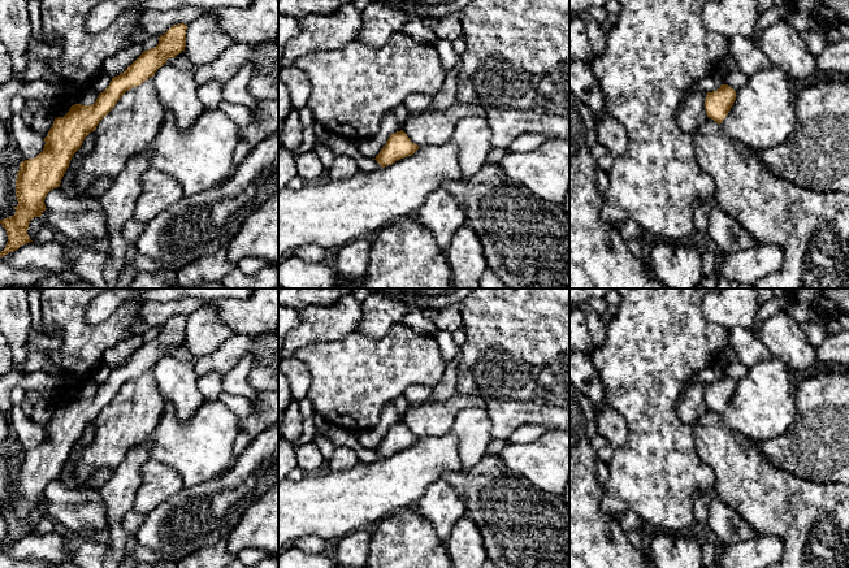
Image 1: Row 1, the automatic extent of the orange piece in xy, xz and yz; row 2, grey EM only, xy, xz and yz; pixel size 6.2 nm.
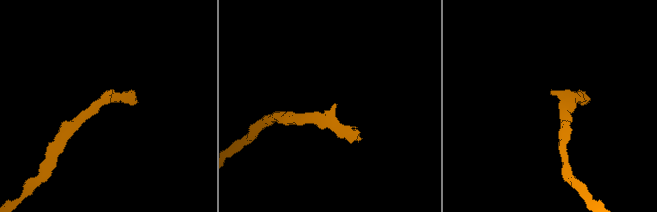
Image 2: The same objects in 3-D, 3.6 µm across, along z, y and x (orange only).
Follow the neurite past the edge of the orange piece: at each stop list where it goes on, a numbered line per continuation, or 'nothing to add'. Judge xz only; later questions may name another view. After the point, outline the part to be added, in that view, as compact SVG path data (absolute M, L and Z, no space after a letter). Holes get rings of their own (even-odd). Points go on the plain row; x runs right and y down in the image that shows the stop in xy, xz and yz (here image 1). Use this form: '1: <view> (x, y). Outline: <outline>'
nothing to add

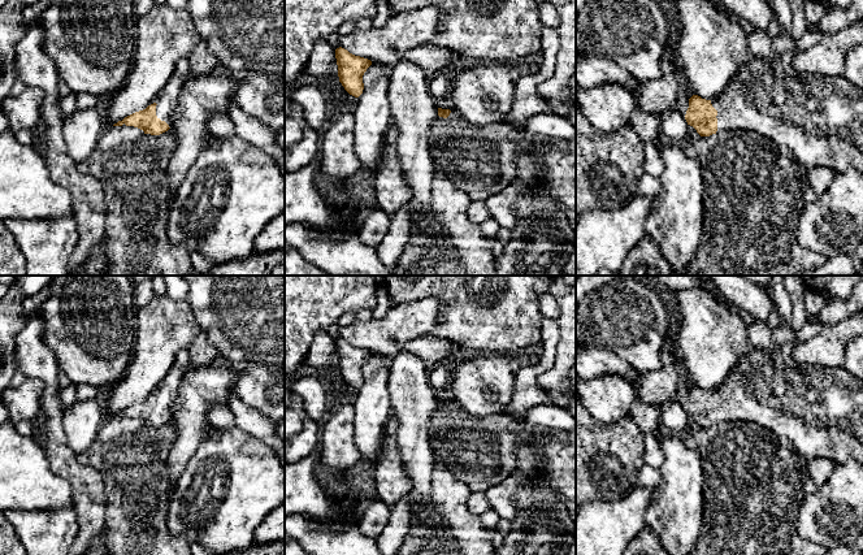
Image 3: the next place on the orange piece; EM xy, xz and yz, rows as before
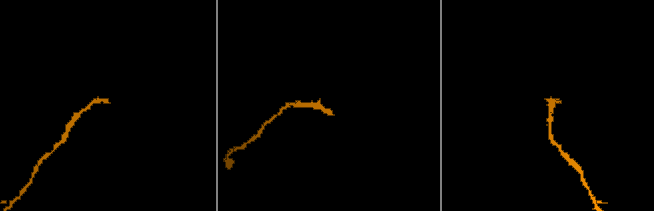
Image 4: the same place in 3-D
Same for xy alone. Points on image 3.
1: xy (167, 391). Outline: M173 365L168 374L161 380L161 382L156 386L156 389L148 395L156 394L156 407L161 412L165 412L169 419L172 420L172 408L175 406L178 400L178 389L179 385L185 377L185 374L192 369L192 367L188 367L188 369L185 372L181 368Z

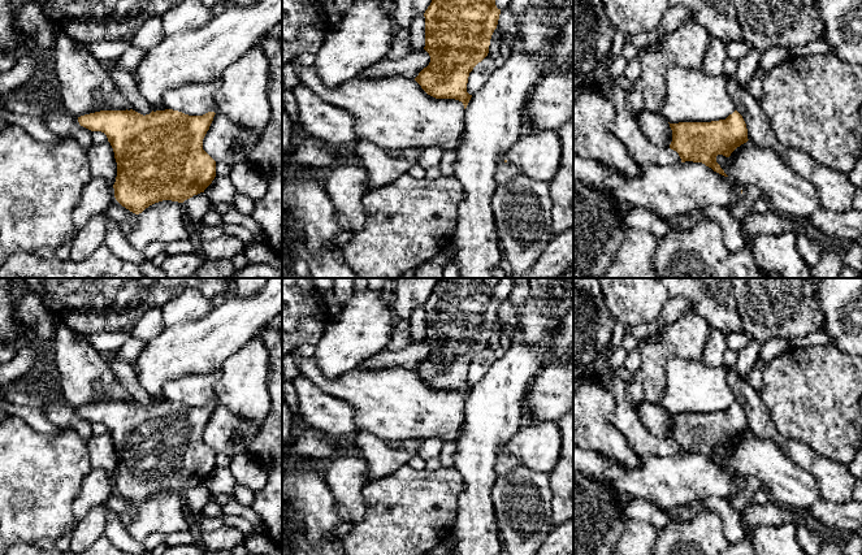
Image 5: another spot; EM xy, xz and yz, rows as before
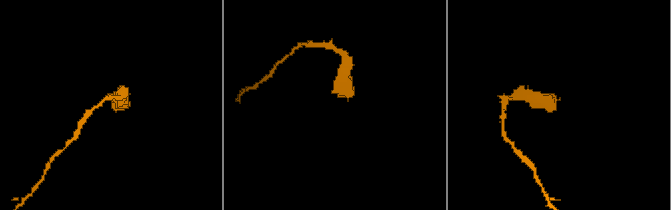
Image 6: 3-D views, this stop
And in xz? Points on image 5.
1: xz (506, 463). Outline: M506 447L501 448L497 458L497 472L498 474L506 474L514 472L516 468L524 467L523 461L508 454Z

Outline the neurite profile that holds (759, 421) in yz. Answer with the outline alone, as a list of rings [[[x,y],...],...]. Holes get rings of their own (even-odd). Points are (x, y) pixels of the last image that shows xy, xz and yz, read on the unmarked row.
[[[735,368],[728,369],[727,380],[736,402],[746,415],[748,430],[754,438],[774,441],[788,459],[807,471],[815,478],[822,499],[831,503],[846,503],[853,499],[855,480],[846,465],[820,456],[798,441],[781,437],[761,393],[749,380],[741,377]]]

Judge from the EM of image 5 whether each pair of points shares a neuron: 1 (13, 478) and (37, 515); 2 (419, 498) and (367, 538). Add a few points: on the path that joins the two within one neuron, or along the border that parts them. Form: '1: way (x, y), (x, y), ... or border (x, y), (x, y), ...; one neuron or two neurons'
1: way (22, 488), (37, 501), (37, 506); one neuron
2: way (406, 511), (380, 537); one neuron

